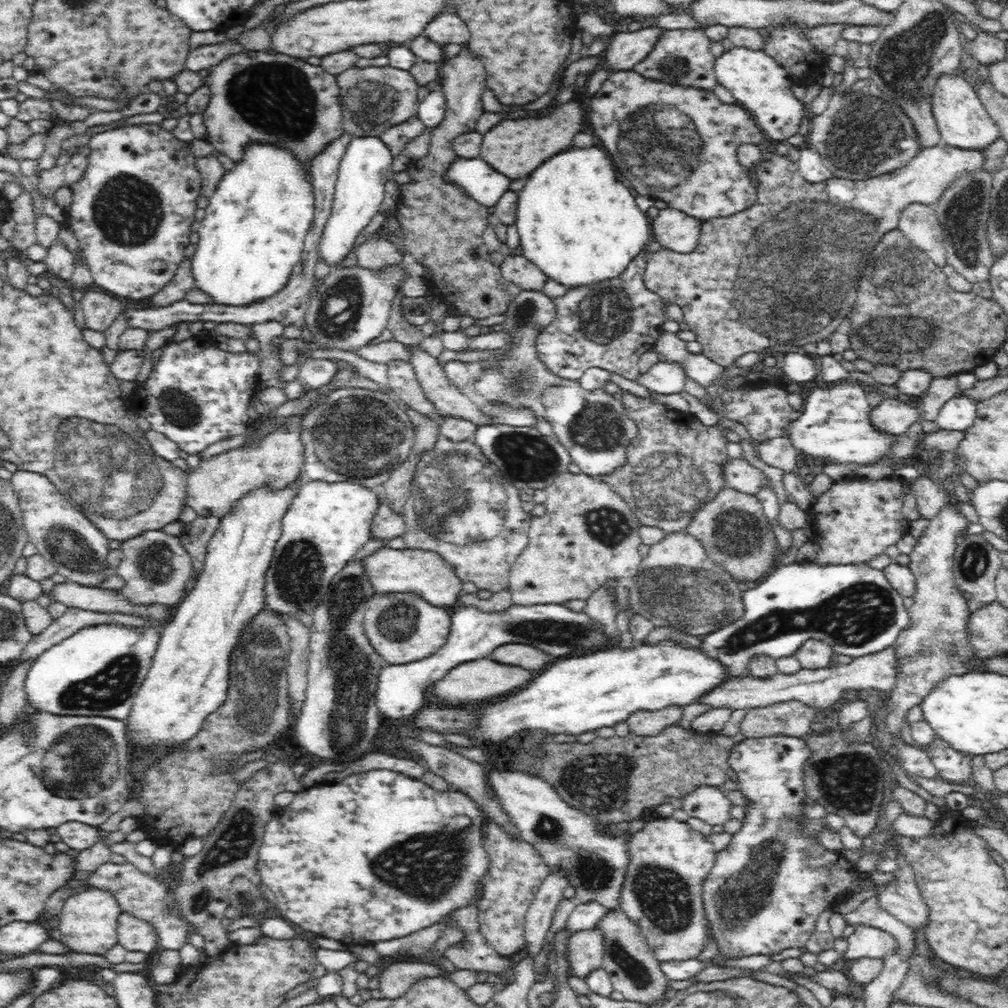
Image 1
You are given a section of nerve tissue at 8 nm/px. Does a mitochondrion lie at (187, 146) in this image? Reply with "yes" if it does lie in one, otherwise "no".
no

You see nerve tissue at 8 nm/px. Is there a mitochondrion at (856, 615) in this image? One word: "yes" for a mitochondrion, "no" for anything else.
yes

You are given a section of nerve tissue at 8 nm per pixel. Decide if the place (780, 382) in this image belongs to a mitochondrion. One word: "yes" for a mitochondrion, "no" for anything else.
no

